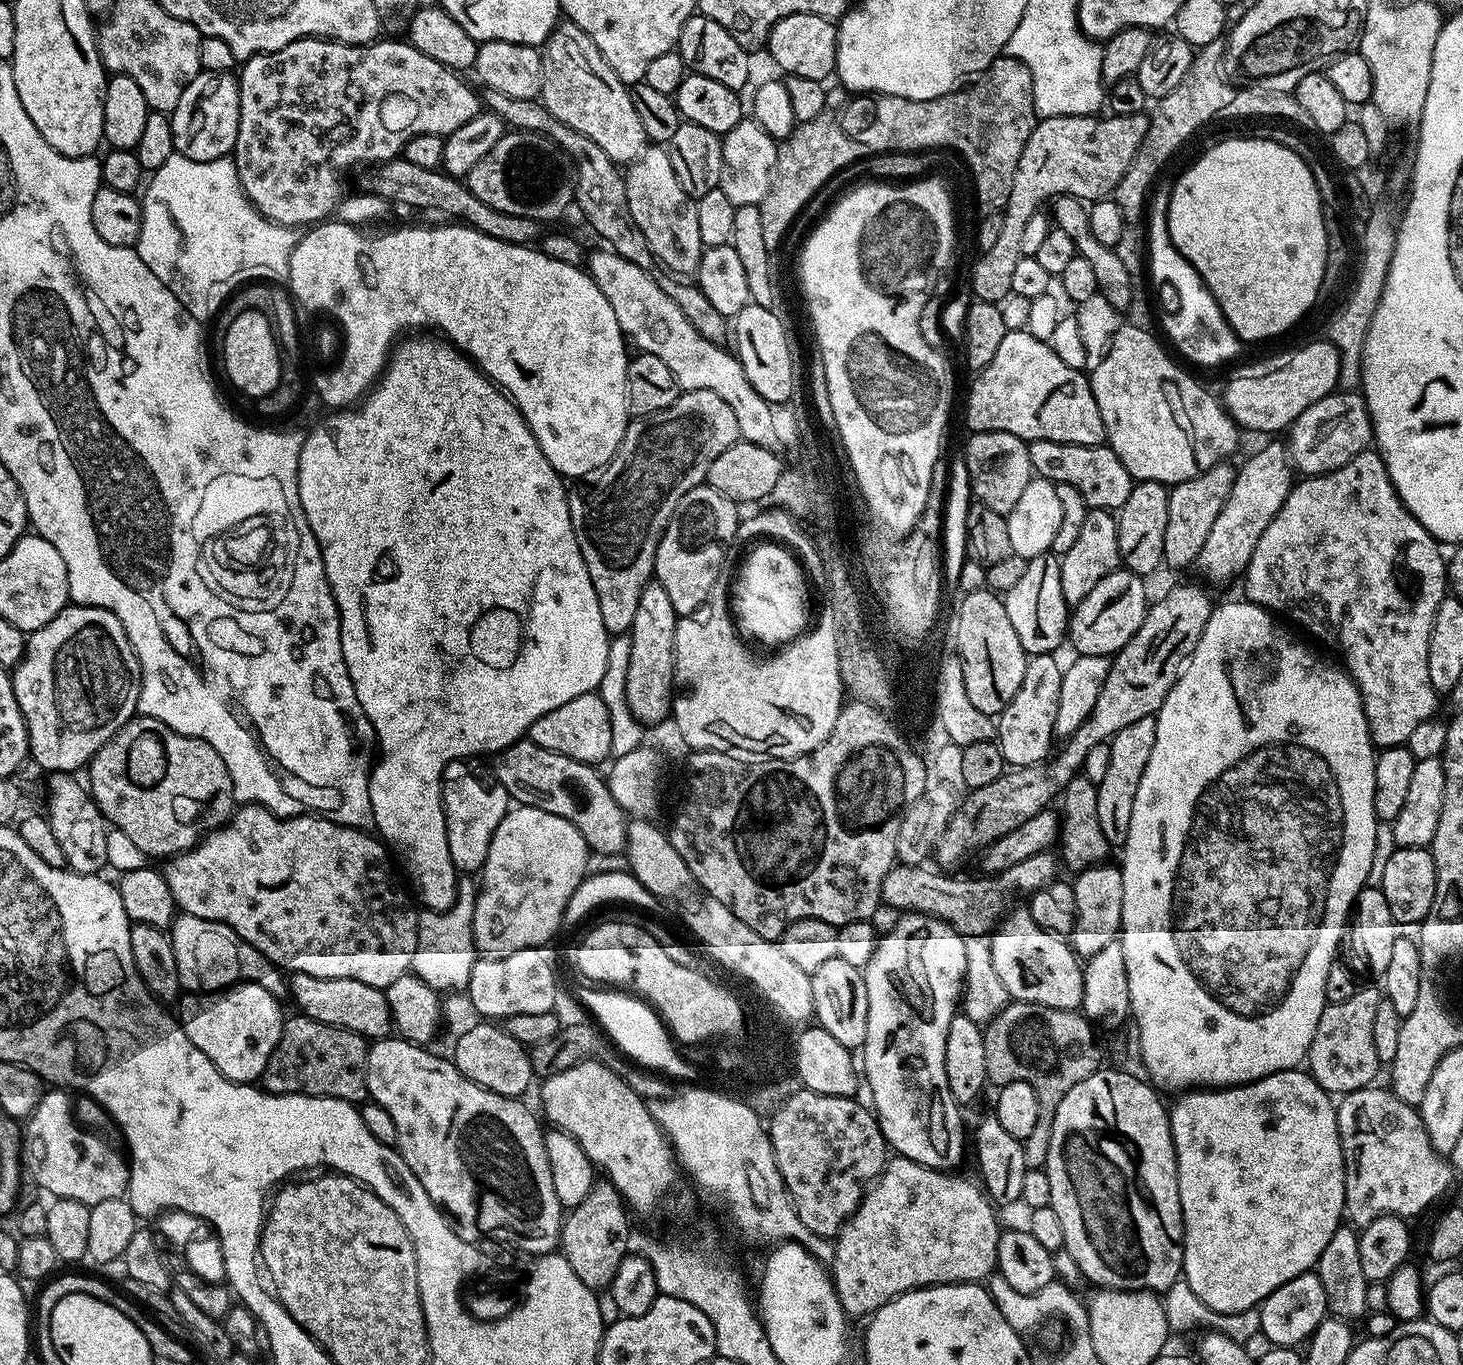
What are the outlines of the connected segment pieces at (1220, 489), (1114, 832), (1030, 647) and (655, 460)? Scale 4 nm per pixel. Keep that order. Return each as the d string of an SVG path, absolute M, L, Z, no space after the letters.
M1228 462L1215 464L1210 470L1198 474L1198 478L1190 478L1181 484L1171 485L1168 501L1170 511L1166 517L1166 542L1162 546L1164 564L1172 568L1192 568L1198 554L1202 554L1202 546L1218 514L1222 514L1222 506L1226 506L1226 498L1230 498L1230 490L1234 486L1236 468Z
M1147 716L1123 730L1118 730L1110 741L1110 763L1102 782L1096 785L1098 794L1098 822L1102 825L1102 834L1106 834L1106 842L1116 850L1123 849L1126 838L1130 834L1130 814L1134 814L1134 798L1138 794L1138 782L1142 782L1142 774L1146 774L1146 762L1150 762L1150 753L1154 751L1156 737L1156 718Z
M1045 554L1028 561L1022 579L1016 583L1014 590L1003 593L1006 606L1006 618L1018 634L1024 651L1029 656L1047 656L1055 653L1060 643L1065 643L1070 632L1070 606L1062 598L1062 570L1055 555Z
M710 390L681 391L666 410L633 419L624 431L611 462L591 478L581 479L577 483L580 485L569 491L570 522L578 538L586 570L590 570L590 582L594 582L598 606L602 606L602 626L606 626L608 633L624 634L631 629L634 610L638 610L638 598L642 598L642 590L653 579L658 542L669 518L676 511L676 503L690 490L701 487L707 481L710 462L739 440L734 410L730 410L718 394Z

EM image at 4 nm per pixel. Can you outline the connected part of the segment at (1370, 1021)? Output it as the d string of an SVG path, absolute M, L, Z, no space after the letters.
M1357 987L1346 1002L1325 1003L1318 1030L1314 1030L1312 1045L1306 1057L1307 1071L1329 1094L1353 1092L1373 1083L1376 1071L1382 1068L1378 1054L1374 1054L1374 1017L1382 999L1379 987Z

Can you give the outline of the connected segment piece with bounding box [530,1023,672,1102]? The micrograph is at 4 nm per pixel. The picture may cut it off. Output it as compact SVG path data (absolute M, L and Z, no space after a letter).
M565 1023L558 1030L558 1034L554 1034L554 1038L549 1038L548 1041L541 1042L539 1046L530 1049L533 1073L537 1077L547 1078L554 1074L562 1074L562 1070L570 1070L587 1060L598 1060L606 1062L613 1072L625 1080L630 1086L630 1090L643 1096L645 1101L662 1100L671 1095L672 1088L669 1088L669 1081L663 1075L657 1074L655 1071L645 1070L635 1063L629 1062L623 1055L615 1054L616 1056L612 1056L612 1052L614 1053L613 1045L606 1039L603 1031L597 1031L595 1032L588 1024Z

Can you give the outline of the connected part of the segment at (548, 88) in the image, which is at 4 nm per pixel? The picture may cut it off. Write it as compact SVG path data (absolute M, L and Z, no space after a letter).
M557 23L555 30L544 41L540 57L542 58L542 90L539 99L547 112L554 114L558 122L570 126L570 130L578 130L578 134L586 134L586 138L596 143L618 166L627 166L644 153L649 138L646 130L642 130L642 118L638 118L638 110L634 110L629 85L622 83L618 74L610 70L598 46L594 46L594 42L577 24Z

